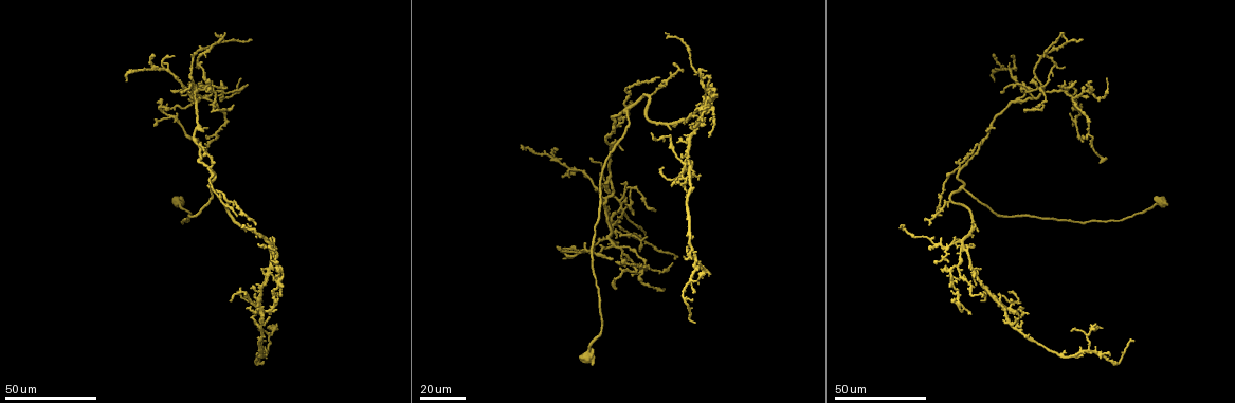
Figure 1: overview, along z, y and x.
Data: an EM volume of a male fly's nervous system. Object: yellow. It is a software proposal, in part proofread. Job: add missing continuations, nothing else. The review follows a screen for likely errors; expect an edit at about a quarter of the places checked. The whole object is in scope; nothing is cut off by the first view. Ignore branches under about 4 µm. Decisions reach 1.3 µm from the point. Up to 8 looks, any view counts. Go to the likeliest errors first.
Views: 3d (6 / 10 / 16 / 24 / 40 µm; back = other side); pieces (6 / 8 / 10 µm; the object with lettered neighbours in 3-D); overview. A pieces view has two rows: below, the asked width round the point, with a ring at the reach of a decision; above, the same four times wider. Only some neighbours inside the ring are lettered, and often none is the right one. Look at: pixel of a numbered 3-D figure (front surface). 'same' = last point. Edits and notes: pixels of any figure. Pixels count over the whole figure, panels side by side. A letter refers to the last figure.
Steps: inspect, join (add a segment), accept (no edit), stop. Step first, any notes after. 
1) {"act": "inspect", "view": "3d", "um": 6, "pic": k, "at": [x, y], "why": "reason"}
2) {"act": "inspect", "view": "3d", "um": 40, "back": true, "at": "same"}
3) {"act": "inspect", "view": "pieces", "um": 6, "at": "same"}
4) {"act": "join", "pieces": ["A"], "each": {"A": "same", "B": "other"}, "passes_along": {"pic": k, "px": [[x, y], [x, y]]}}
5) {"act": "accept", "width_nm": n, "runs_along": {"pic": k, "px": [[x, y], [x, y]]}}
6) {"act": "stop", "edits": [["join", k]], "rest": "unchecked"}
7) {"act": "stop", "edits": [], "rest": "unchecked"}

{"act": "inspect", "view": "3d", "um": 40, "pic": 1, "at": [1064, 87], "why": "tapers out"}

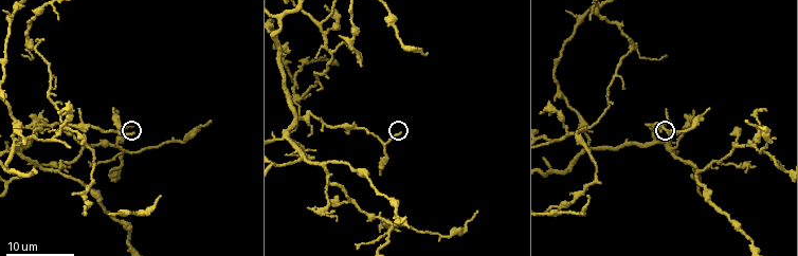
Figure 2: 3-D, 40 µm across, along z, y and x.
{"act": "inspect", "view": "pieces", "um": 8, "pic": 2, "at": [134, 132]}

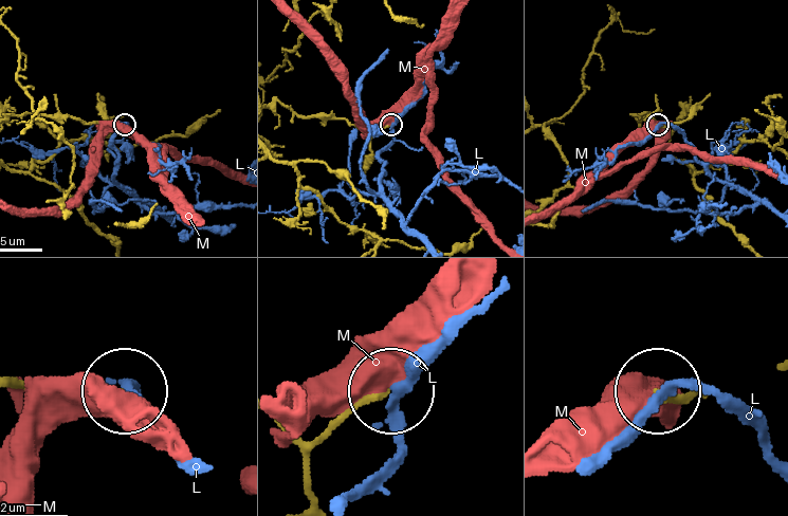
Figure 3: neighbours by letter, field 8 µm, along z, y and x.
{"act": "accept", "width_nm": 180, "each": {"L": "other", "M": "other"}, "found": "no lettered segment goes on from it"}

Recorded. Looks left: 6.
{"act": "inspect", "view": "3d", "um": 40, "pic": 1, "at": [282, 287], "why": "an open end"}

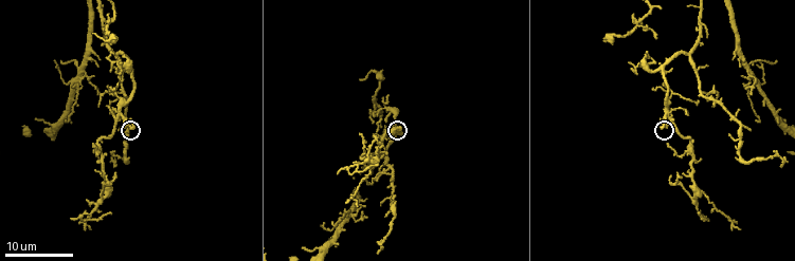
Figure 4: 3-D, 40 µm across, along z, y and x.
{"act": "inspect", "view": "pieces", "um": 10, "pic": 4, "at": [401, 128]}

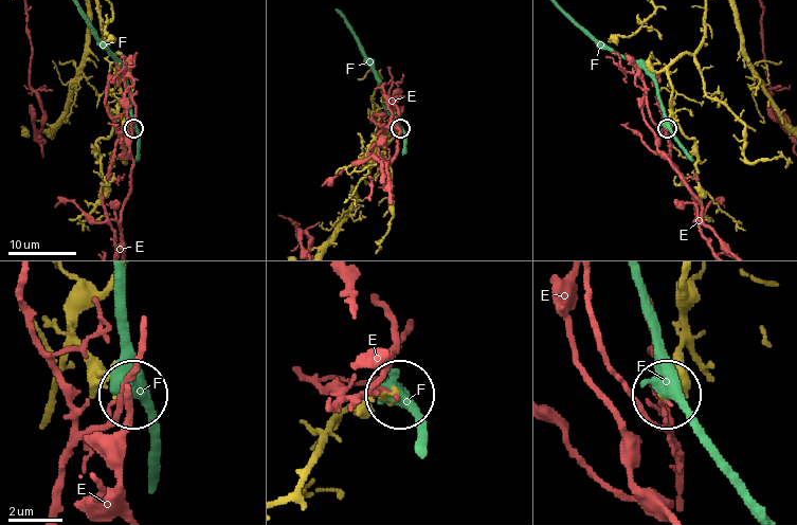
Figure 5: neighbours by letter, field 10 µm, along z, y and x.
{"act": "accept", "width_nm": 200, "each": {"E": "other", "F": "other"}, "runs_along": {"pic": 5, "px": [[703, 41], [669, 67], [672, 95], [667, 127]]}, "found": "none of them fits"}

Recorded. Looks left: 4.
{"act": "inspect", "view": "3d", "um": 16, "pic": 2, "at": [667, 109], "why": "tapers out"}

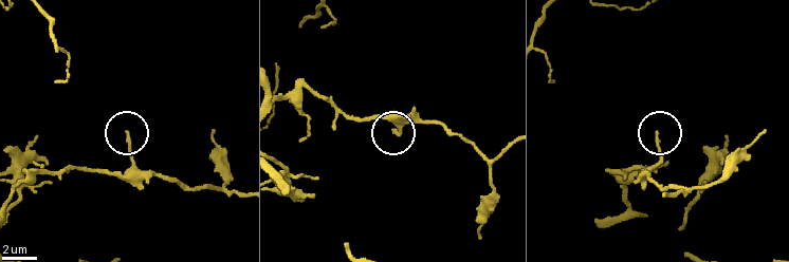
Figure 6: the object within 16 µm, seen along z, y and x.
{"act": "inspect", "view": "pieces", "um": 10, "pic": 6, "at": [125, 131]}

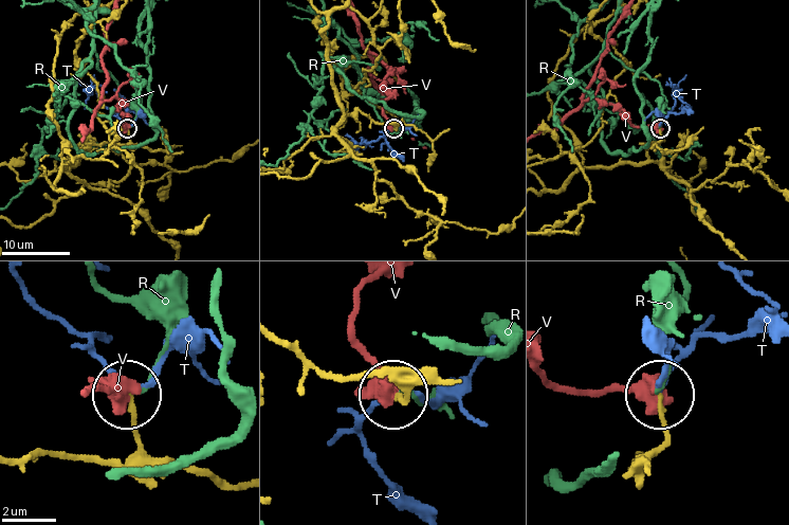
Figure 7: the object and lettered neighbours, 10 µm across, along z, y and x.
{"act": "join", "pieces": ["T"], "width_nm": 170, "each": {"R": "other", "T": "same", "V": "other"}, "found": "the neuron continues"}

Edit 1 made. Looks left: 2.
{"act": "stop", "edits": [["join", 7]], "rest": "unchecked"}

